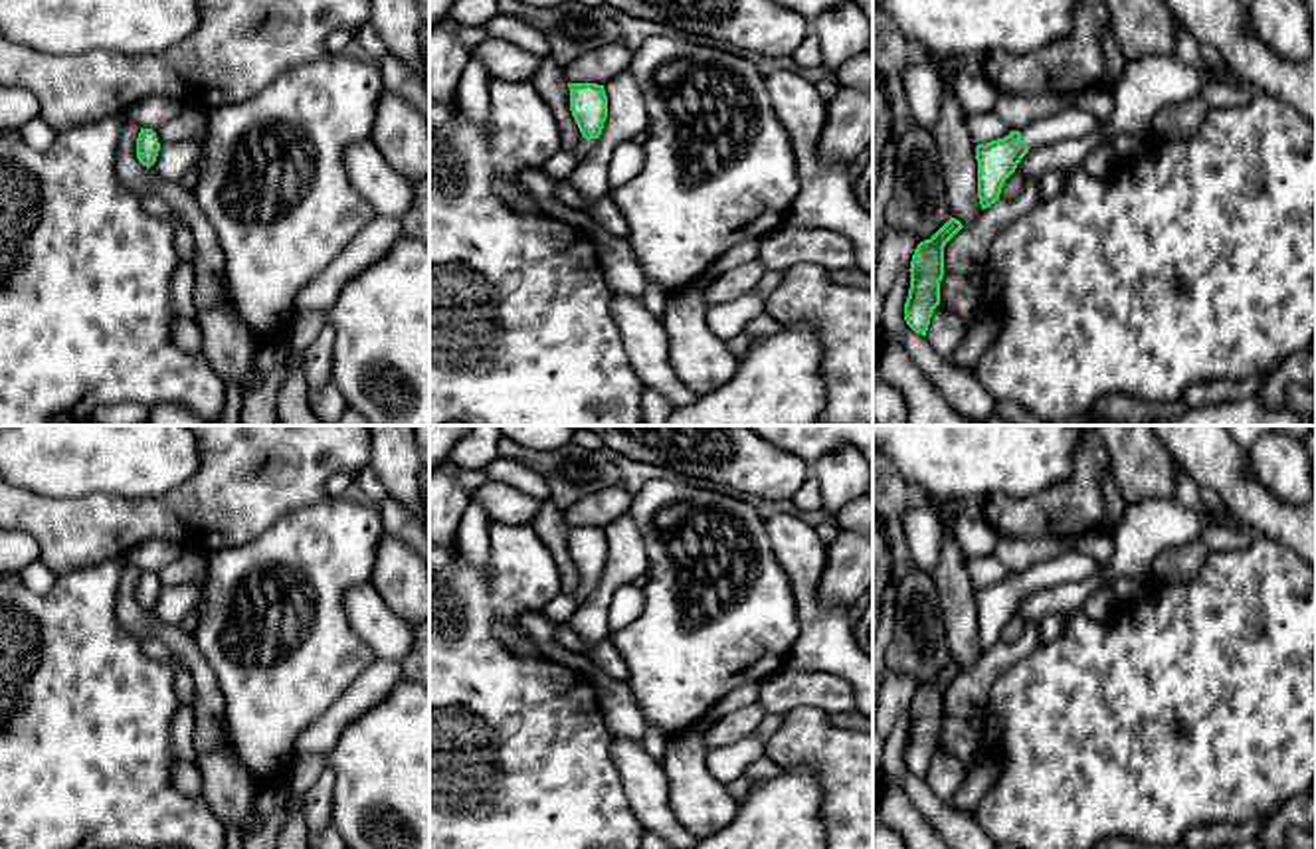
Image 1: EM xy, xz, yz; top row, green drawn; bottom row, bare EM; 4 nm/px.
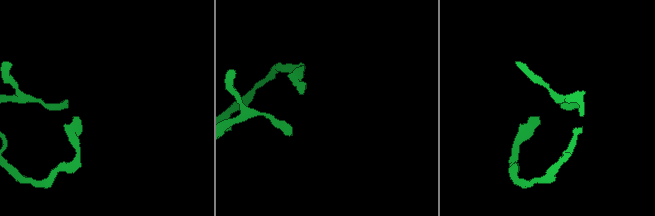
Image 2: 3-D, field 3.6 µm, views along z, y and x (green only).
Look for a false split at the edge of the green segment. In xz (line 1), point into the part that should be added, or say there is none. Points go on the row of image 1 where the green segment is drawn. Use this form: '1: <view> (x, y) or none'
1: xz (584, 147)

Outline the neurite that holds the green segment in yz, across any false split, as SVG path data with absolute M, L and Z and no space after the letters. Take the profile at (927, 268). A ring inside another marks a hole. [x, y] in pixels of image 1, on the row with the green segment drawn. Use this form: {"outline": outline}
{"outline": "M952 218L930 237L916 245L910 261L910 289L904 303L904 321L926 336L930 317L940 305L940 281L944 277L944 247L962 230L962 222Z"}

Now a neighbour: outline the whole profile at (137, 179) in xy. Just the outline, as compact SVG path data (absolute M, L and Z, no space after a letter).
M125 117L123 133L117 142L115 172L121 184L137 198L154 192L162 196L172 210L192 230L196 241L196 283L194 307L206 309L218 303L222 295L224 253L210 222L204 218L192 192L184 190L178 182L166 182L150 168L142 166L137 158L137 139L141 127Z

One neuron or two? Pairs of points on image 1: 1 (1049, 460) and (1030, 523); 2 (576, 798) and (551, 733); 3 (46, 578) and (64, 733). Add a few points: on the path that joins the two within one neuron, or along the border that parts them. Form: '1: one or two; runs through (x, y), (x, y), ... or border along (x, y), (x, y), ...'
1: two; border along (1073, 460), (1065, 479), (1039, 491), (994, 493)
2: one; runs through (561, 782), (551, 772), (551, 749)
3: two; border along (58, 576), (44, 594), (34, 594), (20, 578)

